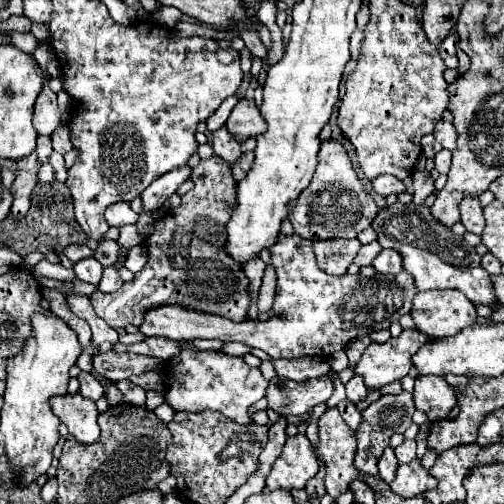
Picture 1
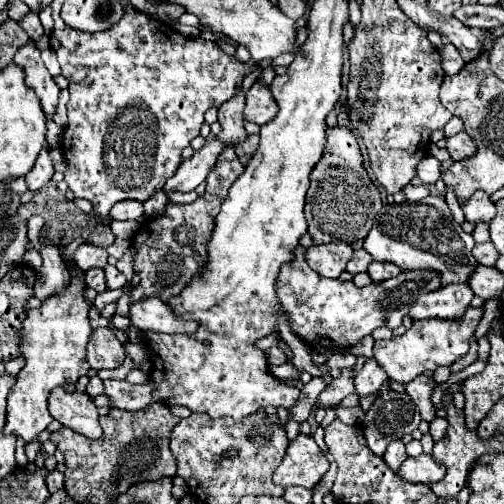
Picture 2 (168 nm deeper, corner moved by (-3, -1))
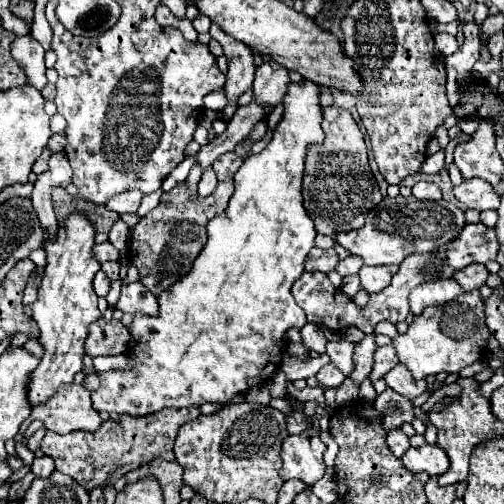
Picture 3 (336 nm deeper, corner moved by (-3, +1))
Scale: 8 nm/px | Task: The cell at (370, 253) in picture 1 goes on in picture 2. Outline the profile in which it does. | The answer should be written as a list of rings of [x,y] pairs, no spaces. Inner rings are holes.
[[[361,248],[361,250],[353,252],[353,258],[351,258],[351,260],[349,260],[349,264],[347,264],[347,272],[349,272],[349,274],[365,272],[369,264],[371,264],[371,256]]]

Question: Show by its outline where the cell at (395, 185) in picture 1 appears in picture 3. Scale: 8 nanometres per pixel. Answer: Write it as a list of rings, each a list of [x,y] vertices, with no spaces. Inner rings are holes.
[[[417,182],[413,186],[413,196],[419,200],[439,200],[441,198],[441,190],[437,184],[433,182]]]

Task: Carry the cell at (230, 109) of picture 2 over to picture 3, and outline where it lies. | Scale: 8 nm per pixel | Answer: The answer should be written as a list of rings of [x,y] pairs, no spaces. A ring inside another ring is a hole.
[[[211,24],[209,34],[211,34],[211,38],[215,38],[223,46],[223,52],[225,52],[227,62],[229,62],[229,72],[227,72],[227,82],[225,82],[227,102],[239,100],[239,96],[243,92],[253,88],[253,74],[255,74],[253,52],[243,42],[227,36],[215,24]]]

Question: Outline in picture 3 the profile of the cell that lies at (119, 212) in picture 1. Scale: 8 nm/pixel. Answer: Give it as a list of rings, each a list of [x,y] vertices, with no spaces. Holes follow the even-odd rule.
[[[129,190],[125,194],[113,196],[107,202],[107,208],[113,210],[113,212],[117,212],[119,216],[123,216],[123,214],[137,214],[139,204],[141,204],[141,198],[143,198],[143,194],[139,190]]]

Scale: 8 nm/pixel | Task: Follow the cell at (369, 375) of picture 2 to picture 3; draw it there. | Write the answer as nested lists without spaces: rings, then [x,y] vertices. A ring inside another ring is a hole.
[[[391,346],[377,348],[377,352],[375,352],[375,362],[373,362],[373,370],[371,370],[371,374],[369,374],[371,382],[377,382],[379,378],[383,378],[395,364],[397,364],[397,356],[393,354],[393,348],[391,348]]]

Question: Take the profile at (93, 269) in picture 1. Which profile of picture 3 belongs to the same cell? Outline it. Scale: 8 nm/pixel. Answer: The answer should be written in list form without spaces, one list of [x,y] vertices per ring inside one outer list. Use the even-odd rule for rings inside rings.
[[[99,270],[99,272],[95,274],[95,280],[93,280],[93,288],[95,288],[97,296],[107,296],[107,292],[109,292],[109,286],[111,286],[109,278],[103,274],[103,270]]]

